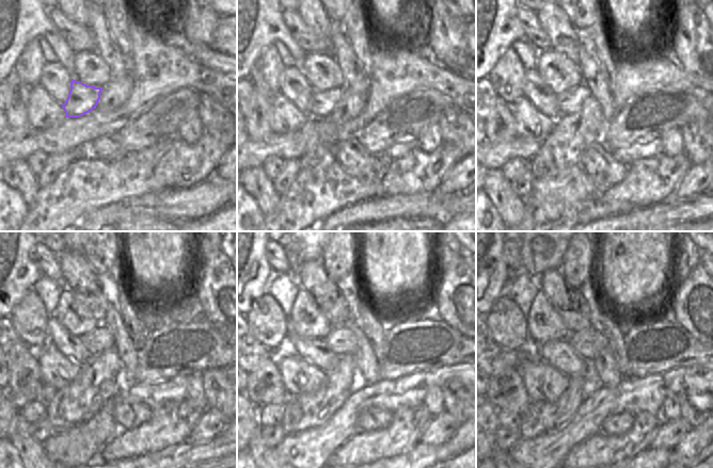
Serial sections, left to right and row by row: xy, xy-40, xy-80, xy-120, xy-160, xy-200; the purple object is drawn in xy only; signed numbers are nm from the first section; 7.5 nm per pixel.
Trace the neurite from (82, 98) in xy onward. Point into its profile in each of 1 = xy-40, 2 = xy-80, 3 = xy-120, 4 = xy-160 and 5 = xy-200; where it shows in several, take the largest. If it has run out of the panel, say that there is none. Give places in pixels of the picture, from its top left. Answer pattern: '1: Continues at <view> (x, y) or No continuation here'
1: Continues at xy-40 (322, 102)
2: Continues at xy-80 (570, 101)
3: Continues at xy-120 (100, 339)
4: Continues at xy-160 (341, 340)
5: Continues at xy-200 (588, 342)

